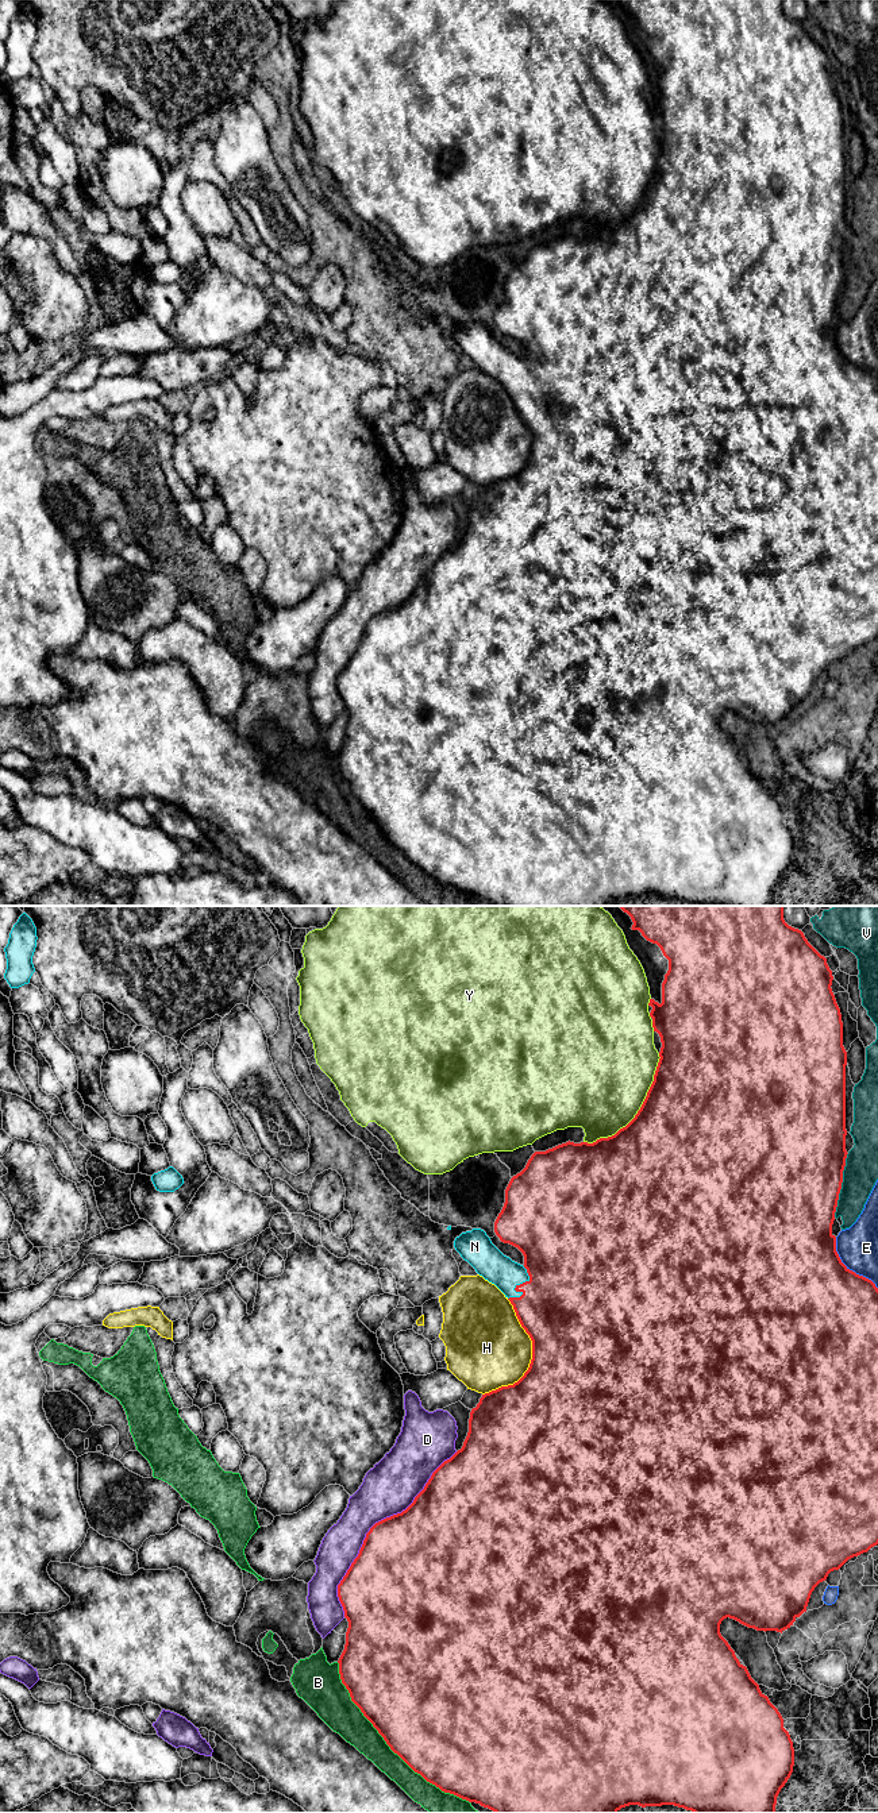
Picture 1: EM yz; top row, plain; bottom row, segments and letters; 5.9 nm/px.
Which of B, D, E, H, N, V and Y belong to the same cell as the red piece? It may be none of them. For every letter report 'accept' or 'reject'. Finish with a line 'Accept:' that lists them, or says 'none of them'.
B: reject
D: reject
E: reject
H: reject
N: accept
V: reject
Y: reject
Accept: N

